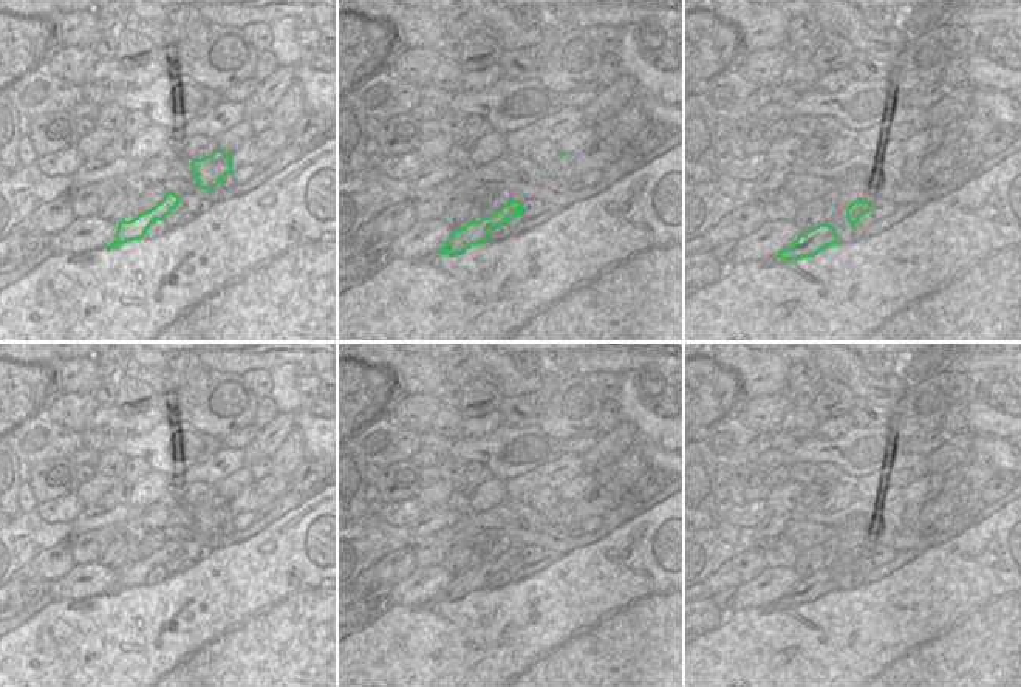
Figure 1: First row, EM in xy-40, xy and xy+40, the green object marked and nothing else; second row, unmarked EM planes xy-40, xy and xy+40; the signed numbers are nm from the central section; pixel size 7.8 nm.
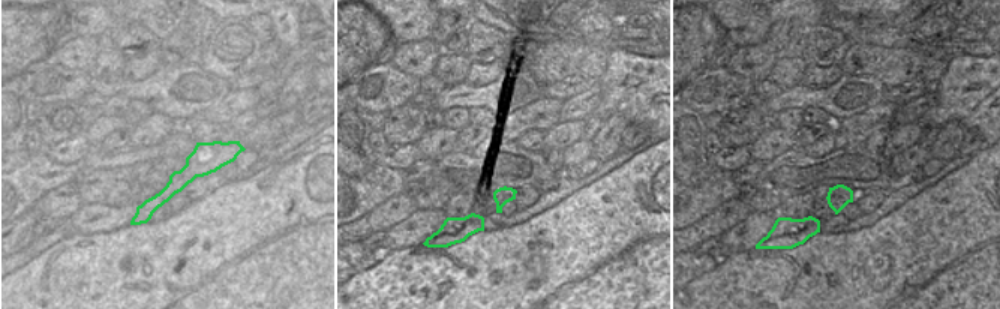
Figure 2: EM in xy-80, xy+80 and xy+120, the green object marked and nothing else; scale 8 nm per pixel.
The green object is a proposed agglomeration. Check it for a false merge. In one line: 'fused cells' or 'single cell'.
fused cells

